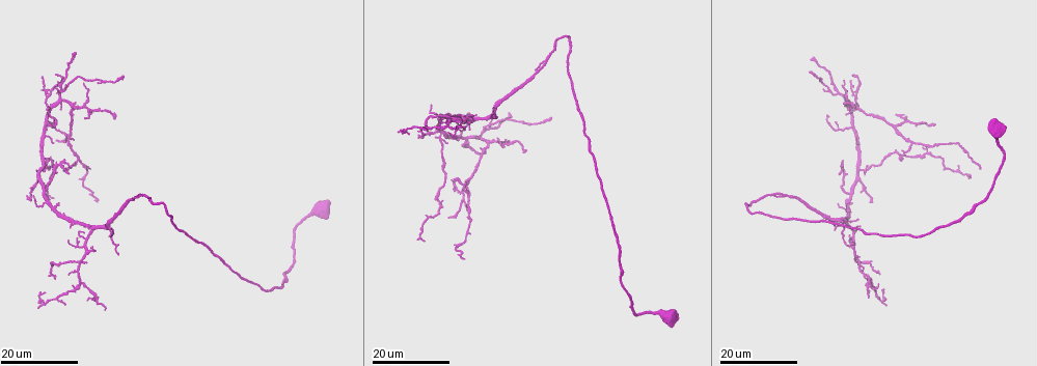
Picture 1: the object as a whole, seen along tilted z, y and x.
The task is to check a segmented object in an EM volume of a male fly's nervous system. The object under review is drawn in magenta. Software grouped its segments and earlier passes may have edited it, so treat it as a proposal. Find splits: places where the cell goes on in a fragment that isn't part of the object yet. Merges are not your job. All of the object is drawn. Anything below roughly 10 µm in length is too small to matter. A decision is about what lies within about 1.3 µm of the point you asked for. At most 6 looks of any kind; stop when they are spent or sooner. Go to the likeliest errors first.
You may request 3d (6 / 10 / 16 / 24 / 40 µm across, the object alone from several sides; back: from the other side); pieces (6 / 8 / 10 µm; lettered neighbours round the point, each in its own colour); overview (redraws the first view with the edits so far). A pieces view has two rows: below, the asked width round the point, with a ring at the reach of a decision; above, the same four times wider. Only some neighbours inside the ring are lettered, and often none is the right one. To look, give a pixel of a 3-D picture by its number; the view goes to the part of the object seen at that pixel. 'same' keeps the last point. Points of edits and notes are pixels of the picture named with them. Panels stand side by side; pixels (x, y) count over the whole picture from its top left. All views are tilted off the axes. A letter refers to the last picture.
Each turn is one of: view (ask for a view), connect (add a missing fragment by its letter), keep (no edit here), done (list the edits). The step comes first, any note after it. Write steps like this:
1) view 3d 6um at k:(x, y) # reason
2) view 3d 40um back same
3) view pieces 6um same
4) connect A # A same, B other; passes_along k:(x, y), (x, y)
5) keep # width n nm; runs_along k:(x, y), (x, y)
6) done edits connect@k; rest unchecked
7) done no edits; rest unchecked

view 3d 16um at 1:(94, 199)

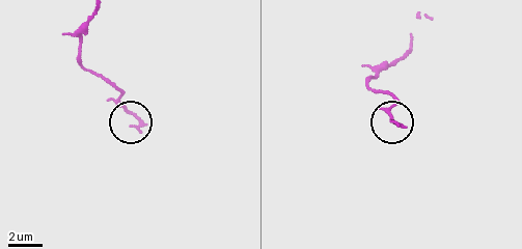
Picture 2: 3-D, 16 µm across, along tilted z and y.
view pieces 6um at 2:(132, 127)

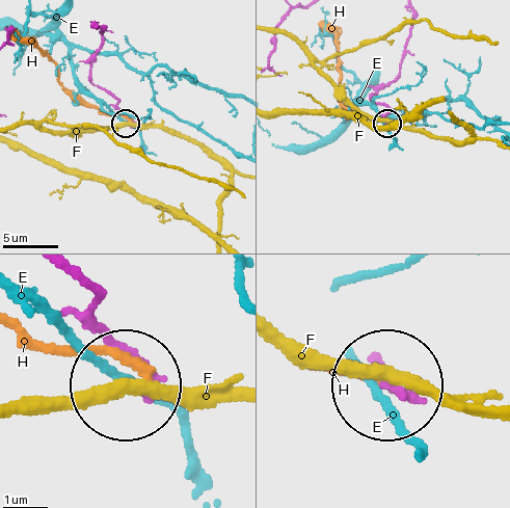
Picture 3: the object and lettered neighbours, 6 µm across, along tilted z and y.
keep # E other, F other, H other; no lettered fragment goes on from it

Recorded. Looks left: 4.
view 3d 16um at 1:(72, 54) # free end

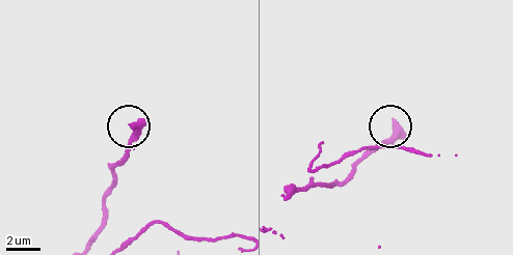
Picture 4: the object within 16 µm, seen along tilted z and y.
view 3d 6um at 4:(132, 124) # zoom in

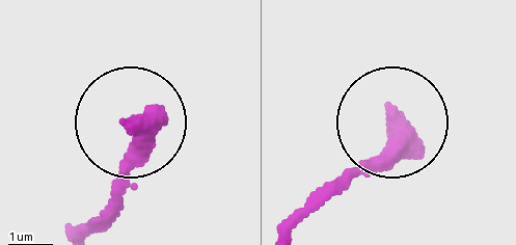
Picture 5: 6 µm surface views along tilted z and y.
view pieces 6um at 5:(394, 114)

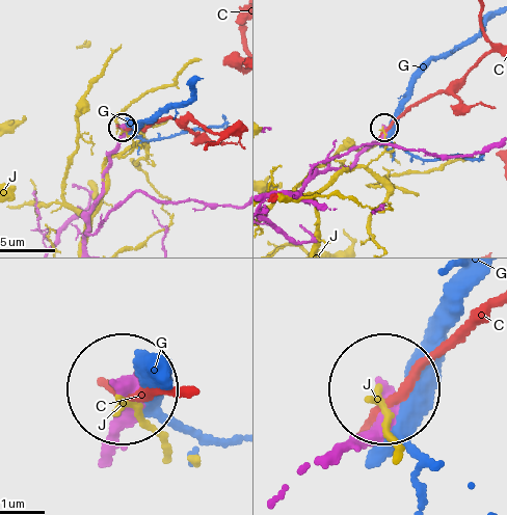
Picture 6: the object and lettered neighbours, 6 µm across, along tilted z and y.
keep # C other, G other, J other; runs_along 6:(83, 240), (108, 159), (124, 127); no lettered fragment goes on from it

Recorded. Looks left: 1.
done no edits; rest unchecked

